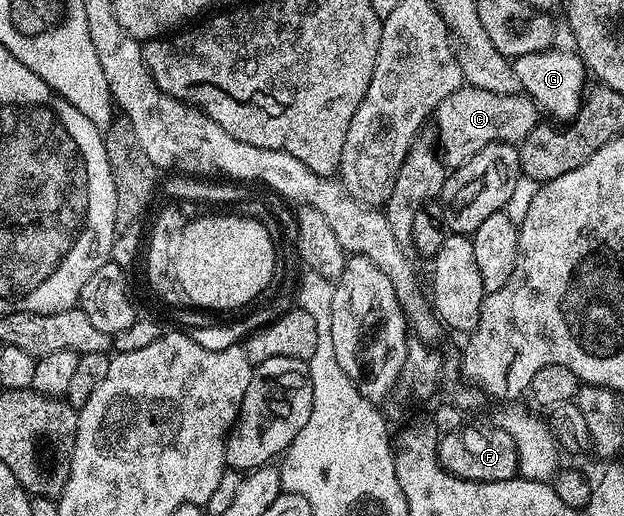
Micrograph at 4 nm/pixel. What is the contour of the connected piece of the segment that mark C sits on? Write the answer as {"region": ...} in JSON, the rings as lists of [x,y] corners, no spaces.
{"region":[[[465,84],[440,103],[439,118],[438,142],[442,147],[442,157],[449,167],[455,168],[488,146],[523,142],[541,121],[542,114],[536,103],[523,92],[503,94]]]}

